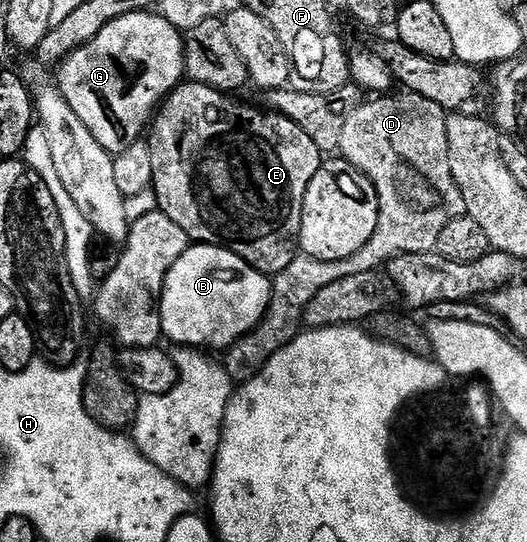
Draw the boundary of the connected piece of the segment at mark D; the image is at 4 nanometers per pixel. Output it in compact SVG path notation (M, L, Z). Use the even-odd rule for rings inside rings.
M398 92L395 98L390 96L375 97L375 102L363 101L362 105L348 116L348 124L344 124L344 132L340 136L340 154L347 158L360 172L364 172L375 186L376 180L382 180L382 176L394 174L394 166L400 164L405 171L411 166L420 170L424 175L430 176L430 182L434 188L434 198L426 198L424 205L430 208L430 214L434 209L432 228L424 230L420 236L412 236L410 240L374 240L373 243L353 256L340 261L316 260L299 254L279 274L273 275L270 287L270 306L266 309L266 315L254 330L250 330L244 337L238 339L225 351L224 365L228 376L235 384L241 384L252 380L257 376L264 364L280 348L288 345L293 338L297 338L303 329L302 310L324 288L332 284L332 280L342 280L345 276L359 275L360 272L375 271L379 265L385 263L391 257L392 252L398 251L404 254L424 254L433 251L440 240L440 232L448 220L456 220L466 214L464 198L460 188L453 180L449 170L449 144L448 128L446 120L448 111L440 108L432 100L428 100L419 94Z

